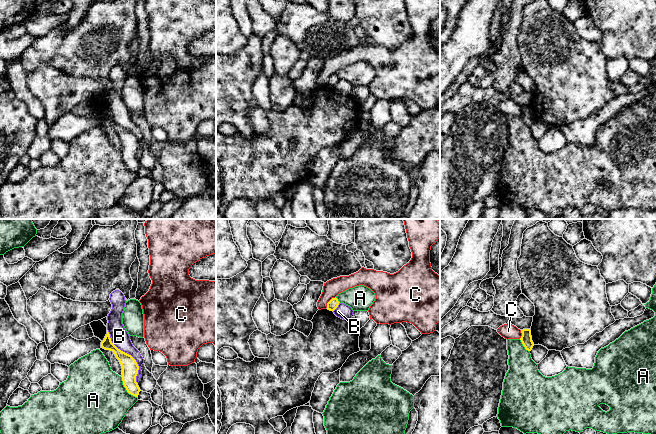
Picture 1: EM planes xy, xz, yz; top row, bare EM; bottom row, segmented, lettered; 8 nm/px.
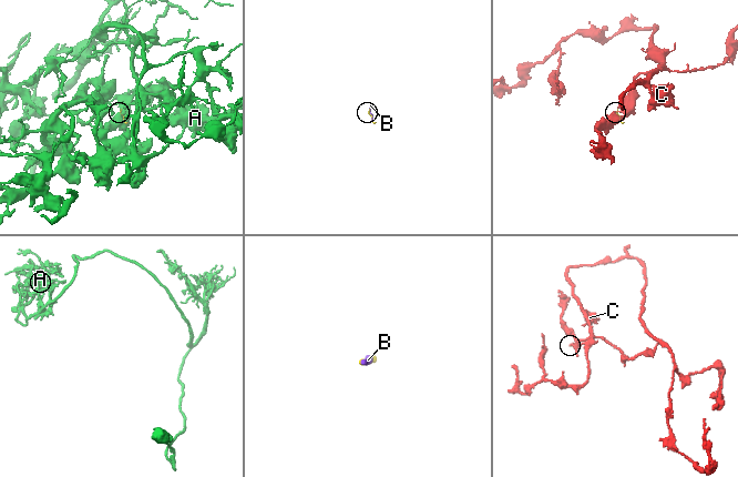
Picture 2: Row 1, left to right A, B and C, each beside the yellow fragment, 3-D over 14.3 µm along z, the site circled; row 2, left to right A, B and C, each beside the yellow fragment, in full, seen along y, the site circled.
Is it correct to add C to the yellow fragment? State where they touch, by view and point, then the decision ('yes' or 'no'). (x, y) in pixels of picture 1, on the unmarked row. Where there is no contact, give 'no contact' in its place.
meets yellow in xz at (329, 77); no

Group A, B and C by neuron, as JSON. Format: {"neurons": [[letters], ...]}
{"neurons": [["A"], ["B"], ["C"]]}

